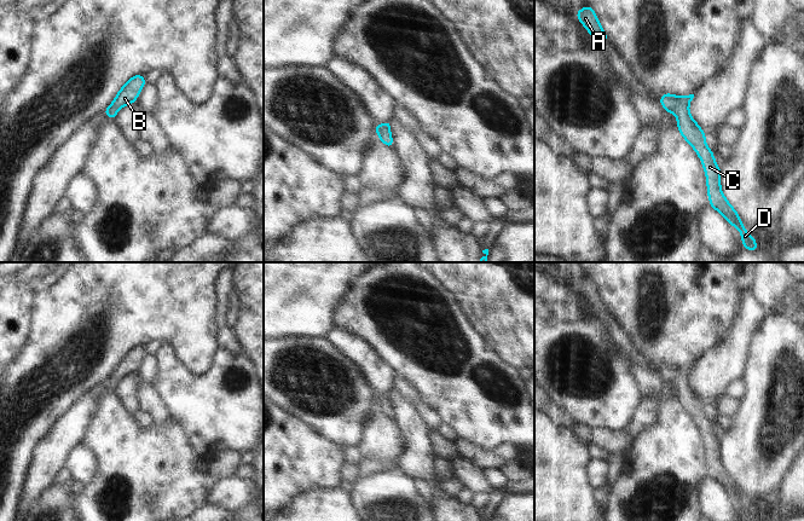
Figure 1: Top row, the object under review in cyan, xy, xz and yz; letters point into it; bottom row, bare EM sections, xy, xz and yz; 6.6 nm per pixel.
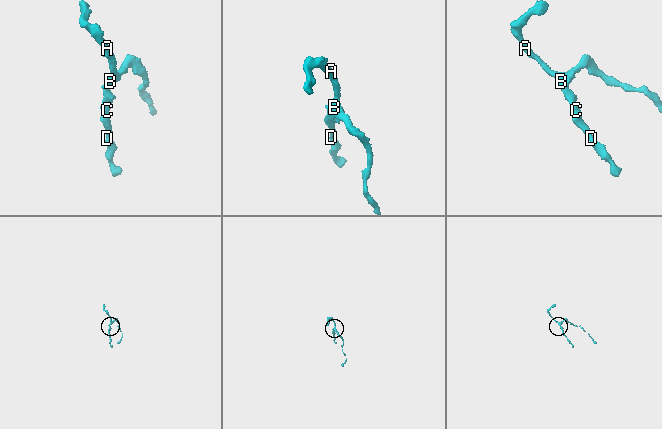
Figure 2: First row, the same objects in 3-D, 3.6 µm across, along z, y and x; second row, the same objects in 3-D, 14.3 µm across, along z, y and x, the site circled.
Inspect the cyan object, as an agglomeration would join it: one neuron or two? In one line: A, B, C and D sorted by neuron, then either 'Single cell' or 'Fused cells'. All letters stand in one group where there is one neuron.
Groups: A B C D. Single cell.

